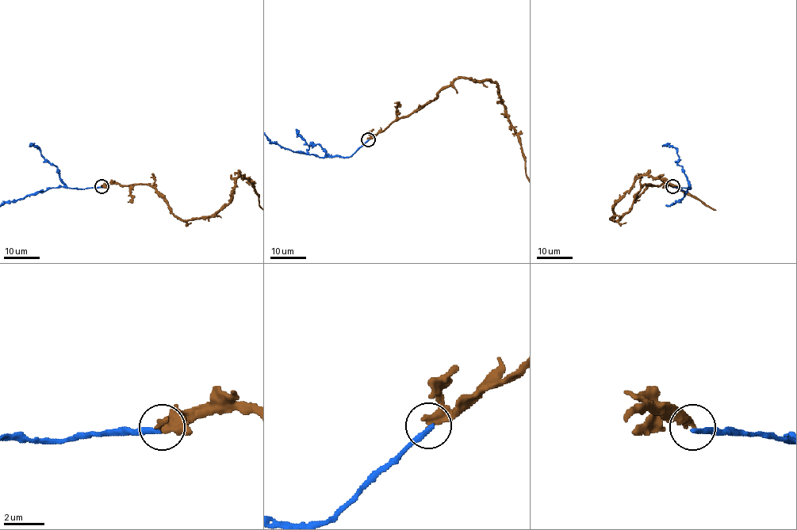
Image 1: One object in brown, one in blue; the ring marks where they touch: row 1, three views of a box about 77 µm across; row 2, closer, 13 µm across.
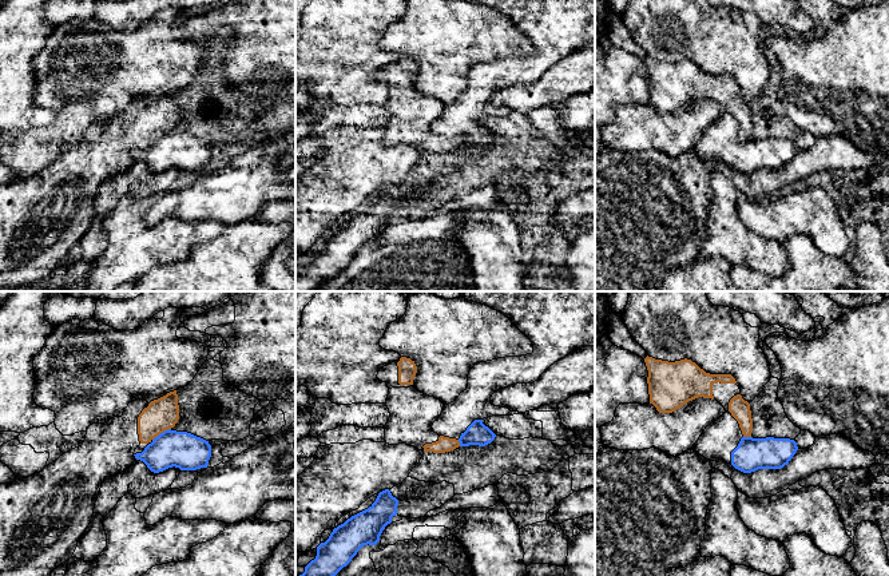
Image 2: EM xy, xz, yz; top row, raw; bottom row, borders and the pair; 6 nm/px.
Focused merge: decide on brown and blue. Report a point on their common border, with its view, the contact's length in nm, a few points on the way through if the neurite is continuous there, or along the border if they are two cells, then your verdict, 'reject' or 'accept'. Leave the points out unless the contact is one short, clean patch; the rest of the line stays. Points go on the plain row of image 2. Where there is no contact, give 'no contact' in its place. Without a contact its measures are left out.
xy (161, 132) | 130 nm | along xy (170, 128), (161, 132), (153, 140) | reject

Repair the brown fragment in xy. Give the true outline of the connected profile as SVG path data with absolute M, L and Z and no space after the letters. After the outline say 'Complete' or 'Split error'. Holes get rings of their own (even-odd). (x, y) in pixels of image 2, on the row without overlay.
M176 91L150 104L146 100L135 100L128 104L122 118L90 126L82 147L64 154L40 174L11 184L0 184L0 290L37 286L49 278L56 267L68 262L91 223L102 184L124 172L136 160L134 152L140 144L148 144L164 131L174 128L178 120Z. Split error

